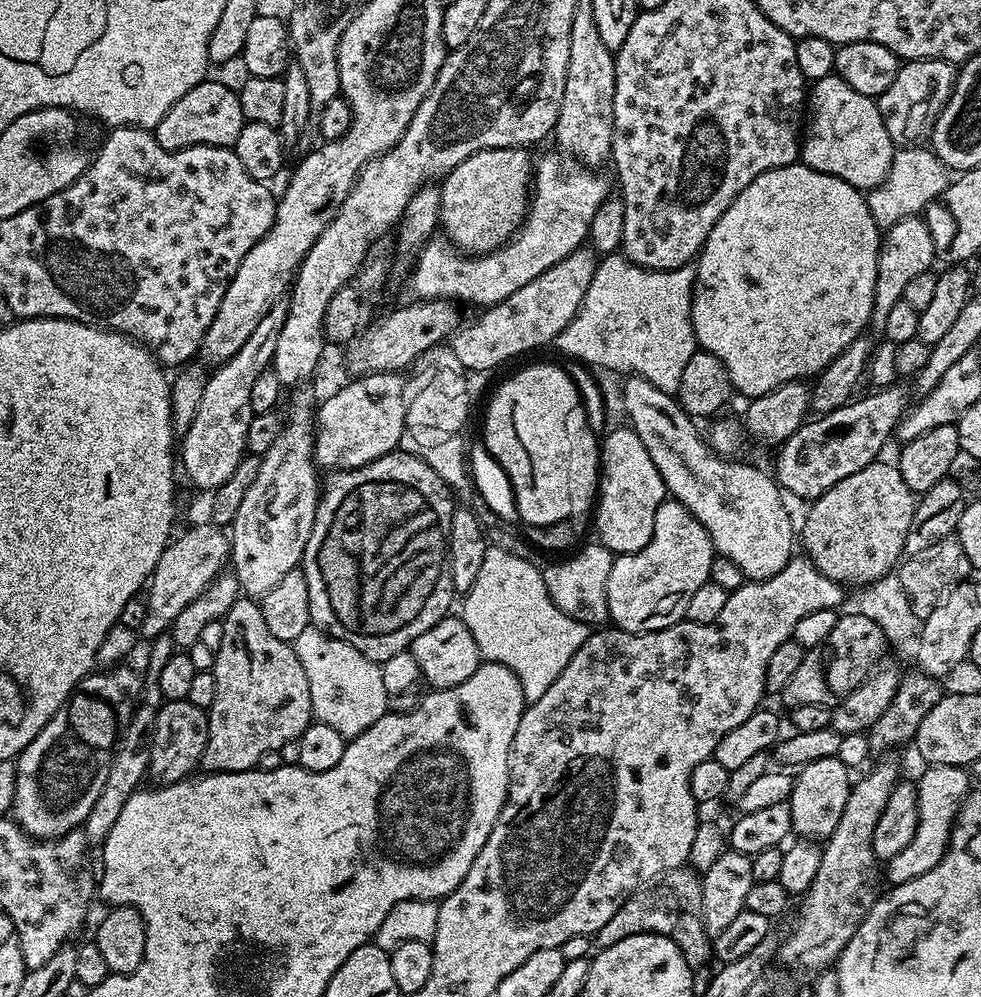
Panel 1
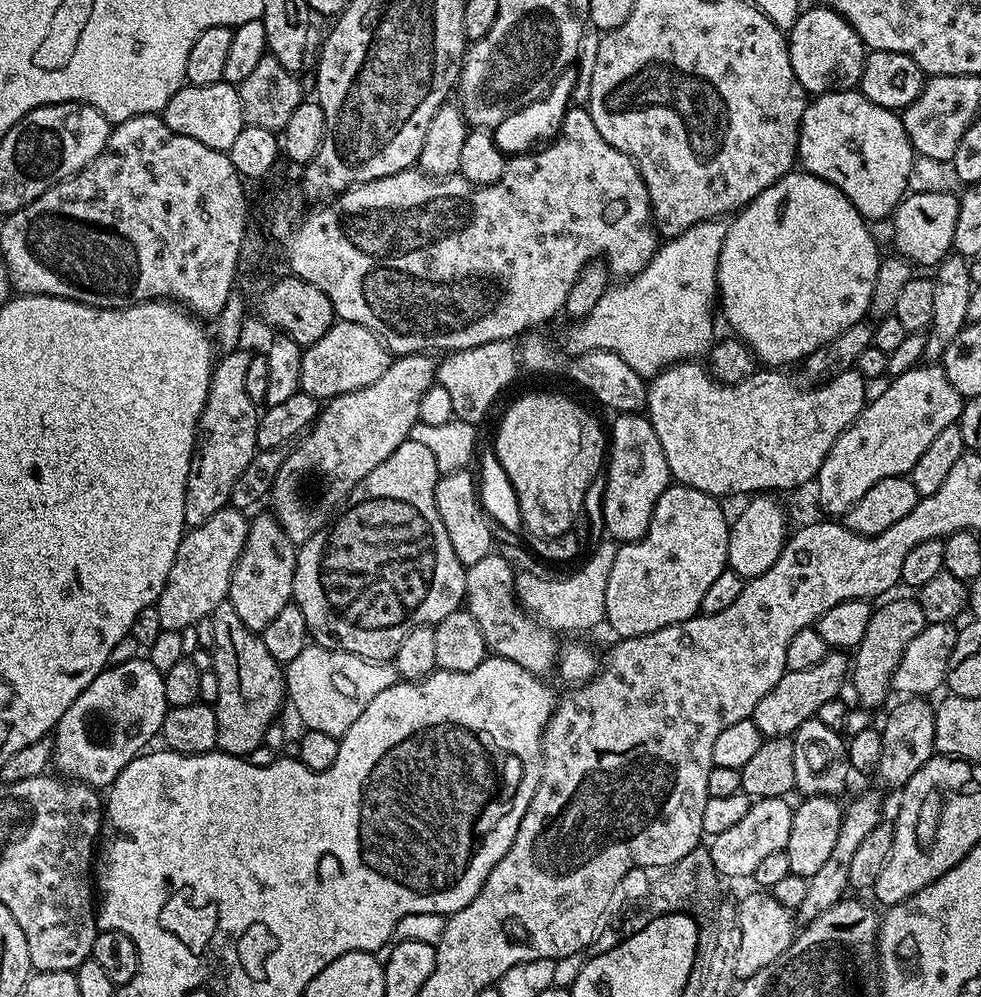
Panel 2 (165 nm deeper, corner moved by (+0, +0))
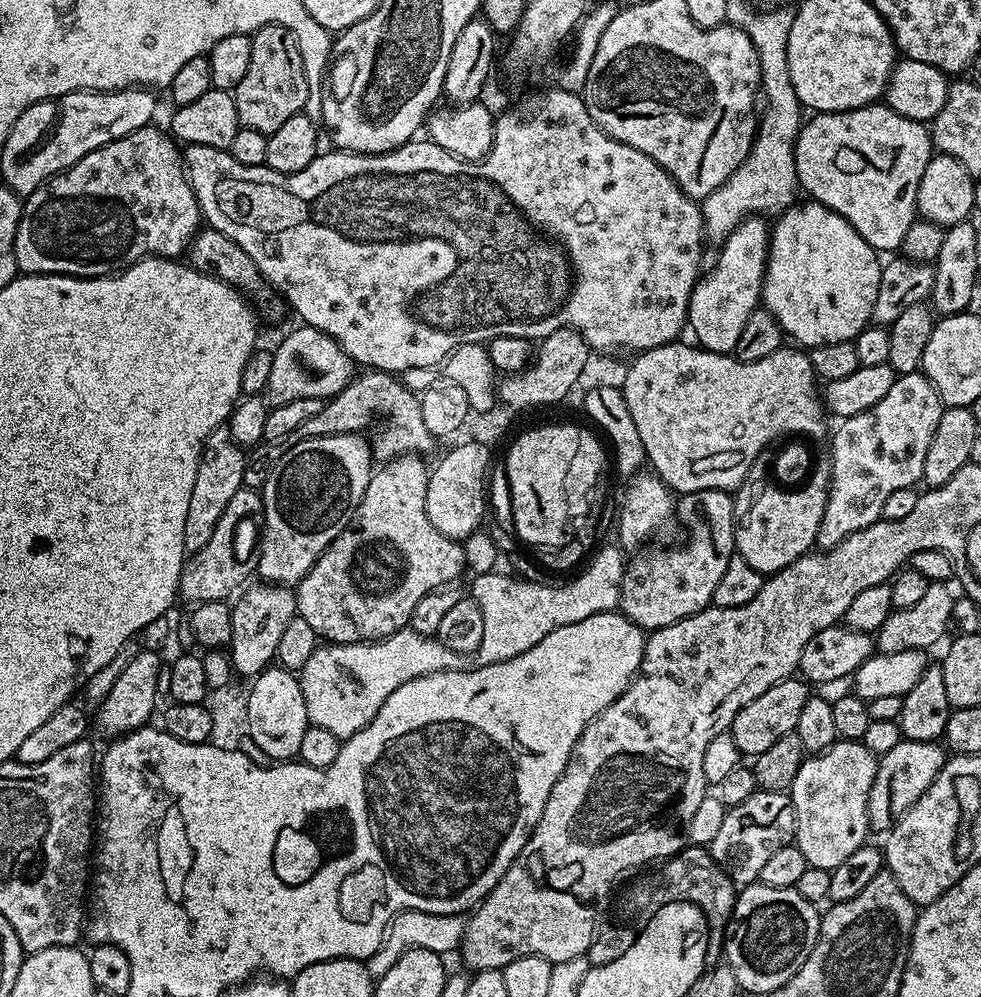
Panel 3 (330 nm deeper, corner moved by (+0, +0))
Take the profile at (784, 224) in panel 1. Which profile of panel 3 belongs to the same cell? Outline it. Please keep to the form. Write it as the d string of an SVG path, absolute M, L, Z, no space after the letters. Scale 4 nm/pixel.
M815 202L807 203L793 204L779 213L775 217L776 224L774 220L771 225L762 304L778 318L785 337L792 339L793 336L797 345L811 350L830 342L855 341L858 333L869 327L874 302L878 299L882 260L876 249L864 241L862 234L858 234L842 214Z

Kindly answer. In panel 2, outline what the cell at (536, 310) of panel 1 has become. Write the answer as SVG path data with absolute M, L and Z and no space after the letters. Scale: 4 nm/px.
M415 352L412 356L397 356L386 370L386 374L378 378L378 382L370 382L370 386L362 390L336 396L323 405L320 415L316 417L316 422L307 435L291 449L293 452L289 451L285 455L282 470L278 470L278 478L274 478L274 486L270 493L270 505L272 504L273 508L271 511L293 544L302 545L315 532L323 532L337 509L347 501L354 486L362 482L362 478L366 478L366 474L370 474L374 466L390 458L390 454L398 450L402 441L409 439L411 428L420 419L419 403L422 402L422 396L430 390L437 379L437 367L437 361L423 352Z

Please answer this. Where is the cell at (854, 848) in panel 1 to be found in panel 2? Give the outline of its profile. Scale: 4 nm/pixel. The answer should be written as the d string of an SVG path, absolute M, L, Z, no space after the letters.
M904 698L899 701L888 712L884 724L880 728L880 737L882 738L882 758L878 758L878 766L874 773L875 779L878 778L888 788L903 789L906 782L910 782L910 778L914 778L914 774L918 774L918 770L922 770L922 766L926 766L926 762L932 759L936 752L936 743L934 742L934 718L936 710L933 705L924 698Z

